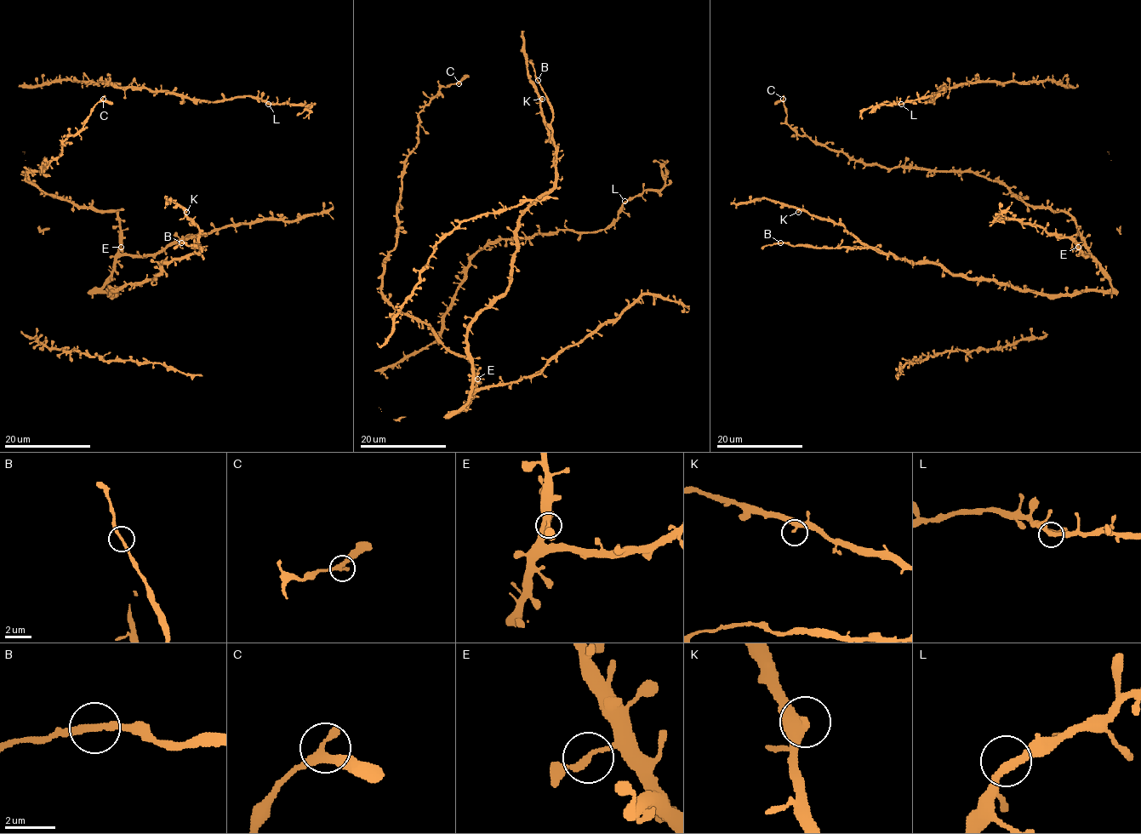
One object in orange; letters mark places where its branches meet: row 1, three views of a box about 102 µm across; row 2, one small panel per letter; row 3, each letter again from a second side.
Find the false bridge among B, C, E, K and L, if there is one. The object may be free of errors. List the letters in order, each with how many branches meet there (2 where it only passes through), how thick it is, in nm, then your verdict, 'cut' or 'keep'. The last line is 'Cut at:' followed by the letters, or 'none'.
B: branches 2; calibre 240 nm; keep
C: branches 2; calibre 340 nm; keep
E: branches 2; calibre 240 nm; keep
K: branches 2; calibre 280 nm; keep
L: branches 2; calibre 280 nm; keep
Cut at: none

